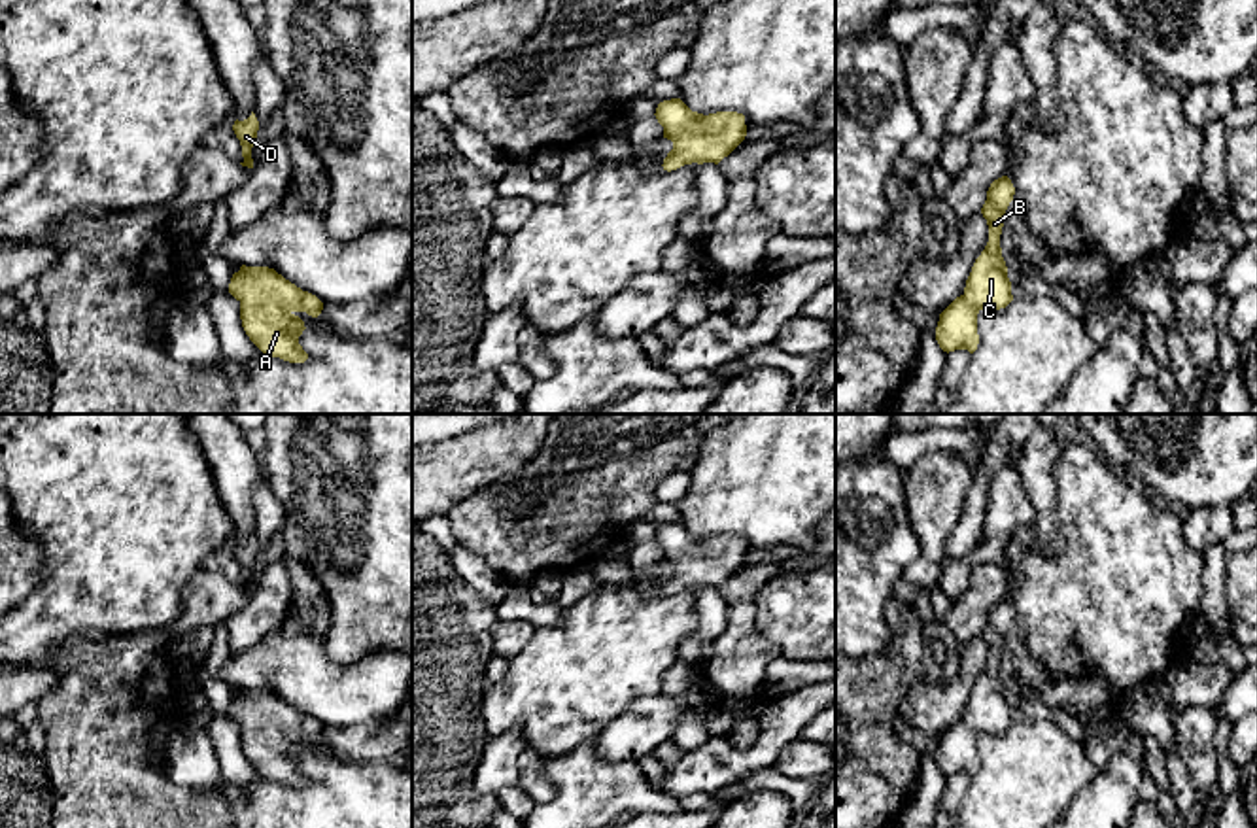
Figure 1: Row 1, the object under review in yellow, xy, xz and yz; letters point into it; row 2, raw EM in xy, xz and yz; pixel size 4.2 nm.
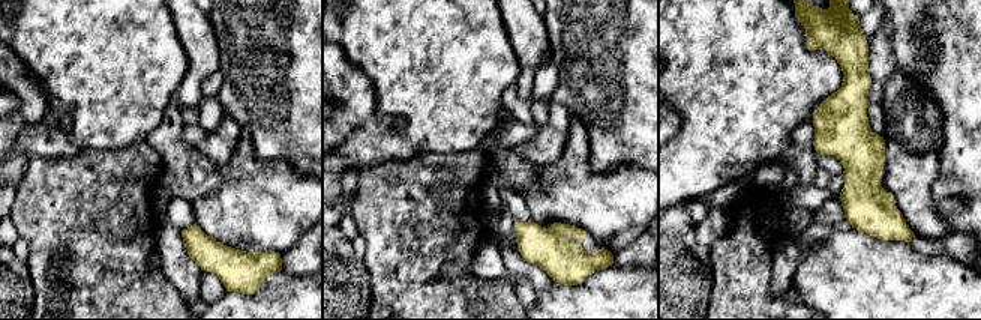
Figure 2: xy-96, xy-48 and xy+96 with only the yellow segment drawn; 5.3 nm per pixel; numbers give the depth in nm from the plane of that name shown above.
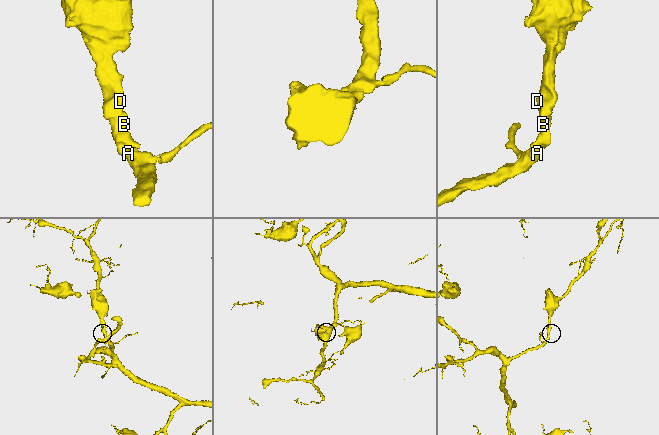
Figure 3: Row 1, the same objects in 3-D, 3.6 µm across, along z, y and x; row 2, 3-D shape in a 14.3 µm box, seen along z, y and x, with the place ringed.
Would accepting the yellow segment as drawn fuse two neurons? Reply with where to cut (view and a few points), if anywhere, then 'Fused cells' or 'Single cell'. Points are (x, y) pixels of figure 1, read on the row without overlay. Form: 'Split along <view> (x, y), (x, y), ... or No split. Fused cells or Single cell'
No split. Single cell

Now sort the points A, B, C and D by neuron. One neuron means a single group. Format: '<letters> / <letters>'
A B C D

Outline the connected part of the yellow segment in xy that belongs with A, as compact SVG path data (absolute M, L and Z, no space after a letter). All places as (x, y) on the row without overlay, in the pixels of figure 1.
M246 688L232 698L229 716L240 726L240 743L246 758L263 777L289 786L304 786L308 783L308 777L299 768L299 760L306 750L297 737L306 735L318 741L323 726L316 718L302 715L274 692Z

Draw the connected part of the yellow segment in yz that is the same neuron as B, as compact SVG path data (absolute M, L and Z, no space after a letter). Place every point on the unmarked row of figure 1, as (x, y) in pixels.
M1007 599L994 603L987 614L981 637L989 648L989 665L972 690L964 716L939 737L936 750L936 764L947 777L955 773L973 777L979 768L977 737L1006 732L1013 724L1000 671L1006 633L1013 618L1015 611Z

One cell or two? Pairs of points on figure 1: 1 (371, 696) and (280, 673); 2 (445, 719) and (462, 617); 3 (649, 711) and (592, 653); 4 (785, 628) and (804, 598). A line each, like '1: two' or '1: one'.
1: one
2: one
3: two
4: one

